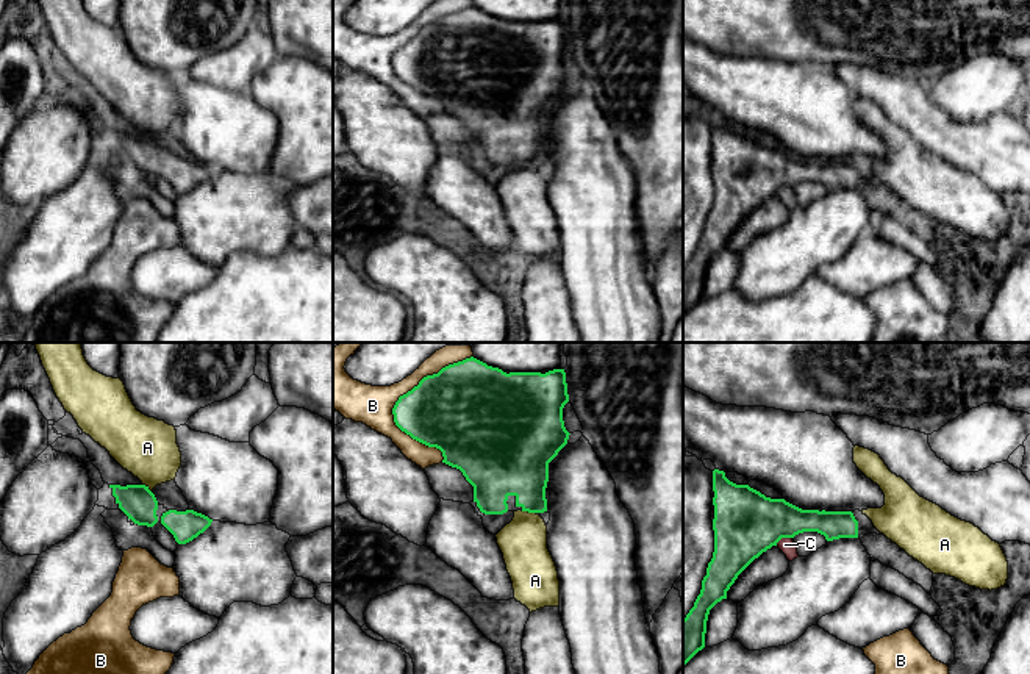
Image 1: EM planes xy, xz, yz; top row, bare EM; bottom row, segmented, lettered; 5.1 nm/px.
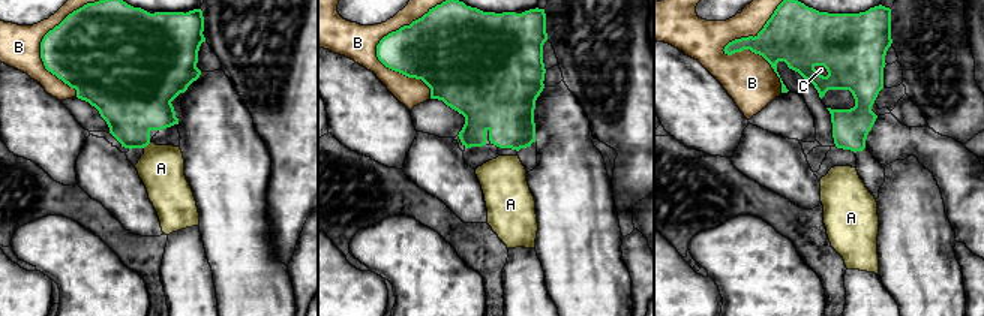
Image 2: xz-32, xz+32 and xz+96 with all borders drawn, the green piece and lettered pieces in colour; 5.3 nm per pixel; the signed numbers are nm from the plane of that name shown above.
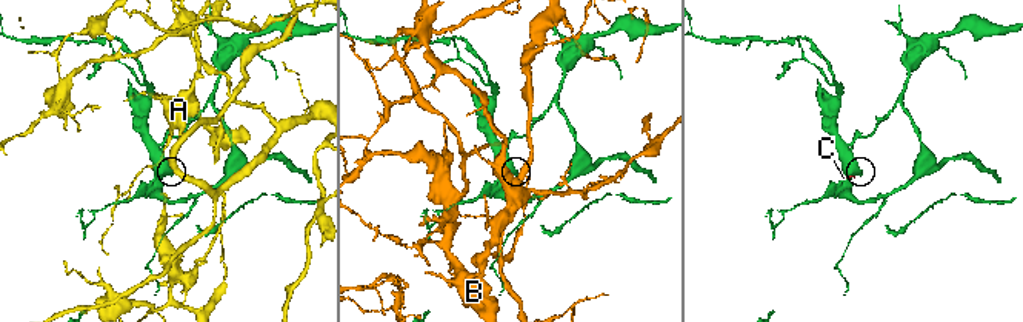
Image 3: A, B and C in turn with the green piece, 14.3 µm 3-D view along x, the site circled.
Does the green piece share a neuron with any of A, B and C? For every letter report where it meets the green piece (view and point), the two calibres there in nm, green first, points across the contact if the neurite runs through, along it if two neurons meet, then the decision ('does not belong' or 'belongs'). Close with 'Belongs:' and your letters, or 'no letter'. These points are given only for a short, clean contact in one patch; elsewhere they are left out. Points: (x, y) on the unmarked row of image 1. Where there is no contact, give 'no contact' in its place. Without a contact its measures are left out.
A: xz (529, 161) | 320/240 nm | does not belong
B: xz (396, 52) | 380/200 nm | does not belong
C: yz (783, 186) | 340/80 nm | does not belong
Belongs: no letter

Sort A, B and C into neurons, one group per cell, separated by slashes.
A / B / C

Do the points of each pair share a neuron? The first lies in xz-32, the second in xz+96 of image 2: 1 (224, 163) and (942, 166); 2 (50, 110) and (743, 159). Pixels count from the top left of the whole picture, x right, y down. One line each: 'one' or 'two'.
1: two
2: two

